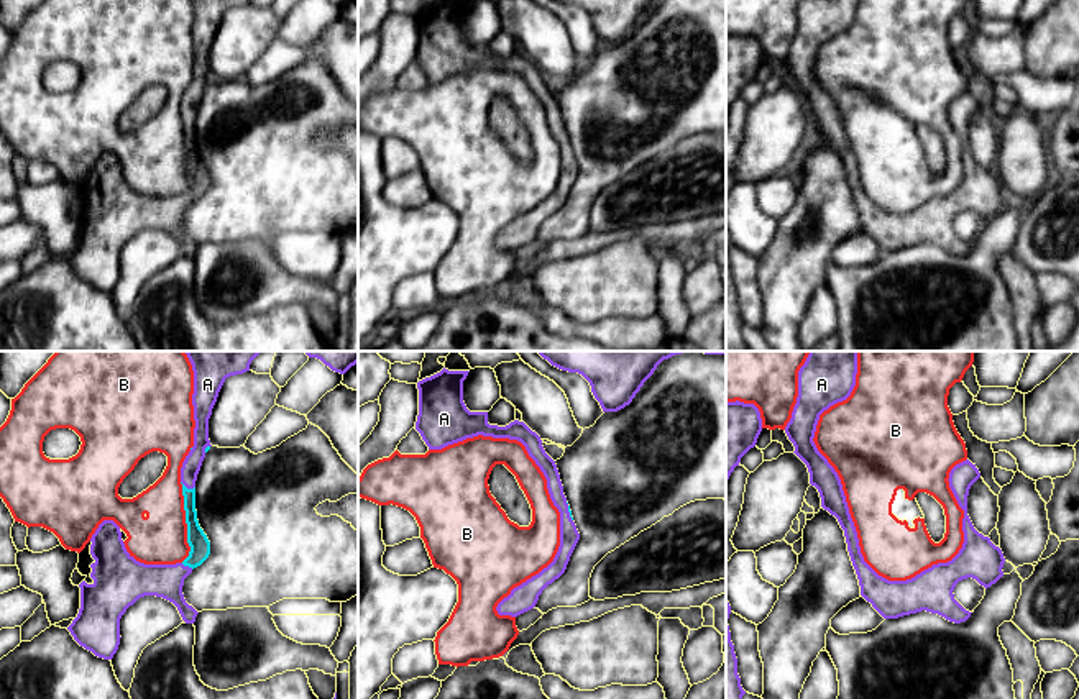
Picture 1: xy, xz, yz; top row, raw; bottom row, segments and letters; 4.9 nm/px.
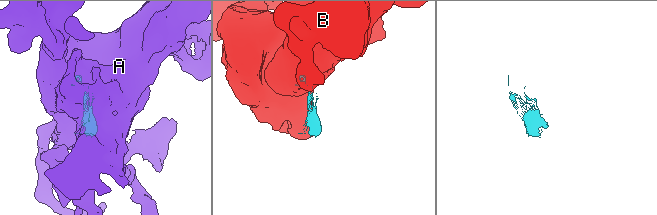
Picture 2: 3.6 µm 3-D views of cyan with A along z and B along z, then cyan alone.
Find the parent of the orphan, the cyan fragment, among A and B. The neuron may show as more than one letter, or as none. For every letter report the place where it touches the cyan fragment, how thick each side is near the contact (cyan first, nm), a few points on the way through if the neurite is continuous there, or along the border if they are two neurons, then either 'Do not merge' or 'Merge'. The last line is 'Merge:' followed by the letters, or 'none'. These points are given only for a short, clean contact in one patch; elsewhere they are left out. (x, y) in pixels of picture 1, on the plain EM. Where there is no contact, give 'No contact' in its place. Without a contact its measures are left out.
A: Touches cyan at xy (186, 120). Thickness 90 nm (cyan) against 90 nm. Merge
B: Touches cyan at xy (186, 155). Thickness 100 nm (cyan) against 260 nm. Do not merge
Merge: A

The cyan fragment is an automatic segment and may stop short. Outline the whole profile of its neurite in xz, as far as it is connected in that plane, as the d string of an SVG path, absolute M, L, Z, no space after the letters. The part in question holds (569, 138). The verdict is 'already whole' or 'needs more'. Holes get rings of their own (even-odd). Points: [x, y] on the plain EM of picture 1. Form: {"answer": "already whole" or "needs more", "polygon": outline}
{"answer": "needs more", "polygon": "M443 0L440 5L417 15L419 48L416 62L429 82L442 82L478 67L517 72L544 105L550 131L560 144L560 179L547 200L514 220L498 236L499 248L517 249L534 241L542 223L565 205L580 166L563 126L557 97L545 85L540 69L524 54L514 53L506 59L498 59L488 56L488 44L470 44L463 34L463 13L468 5Z"}

